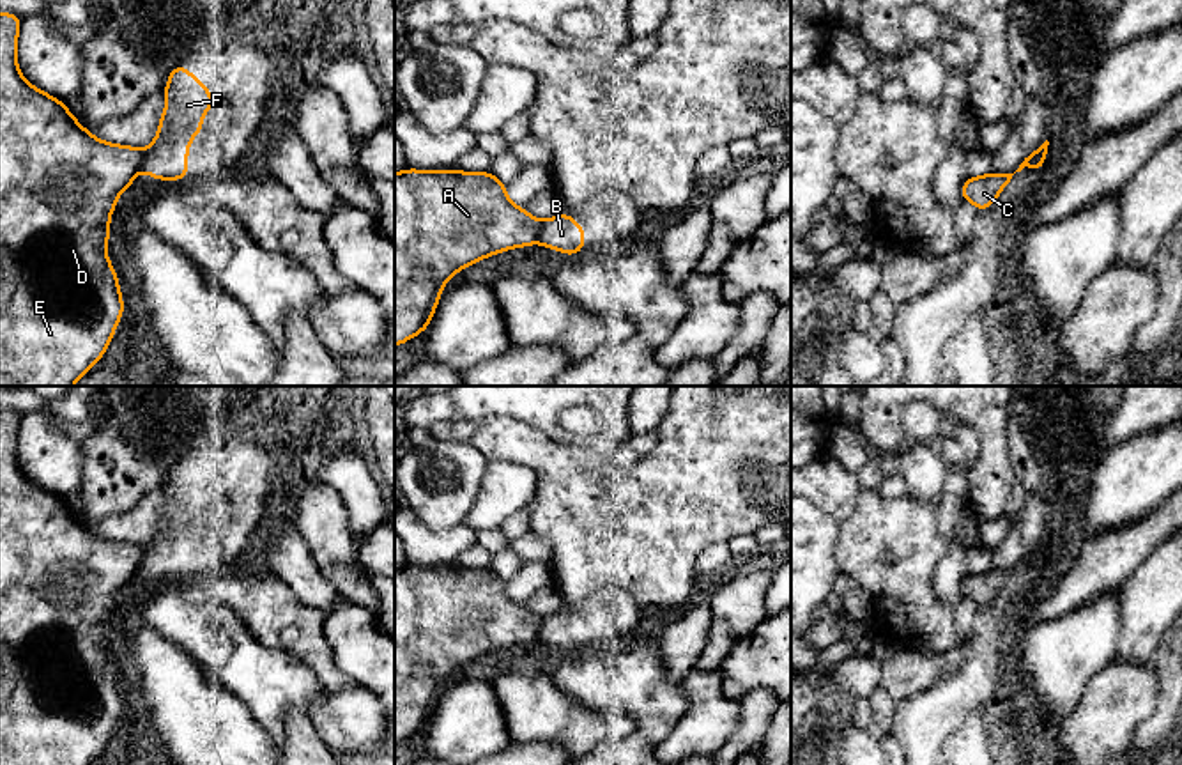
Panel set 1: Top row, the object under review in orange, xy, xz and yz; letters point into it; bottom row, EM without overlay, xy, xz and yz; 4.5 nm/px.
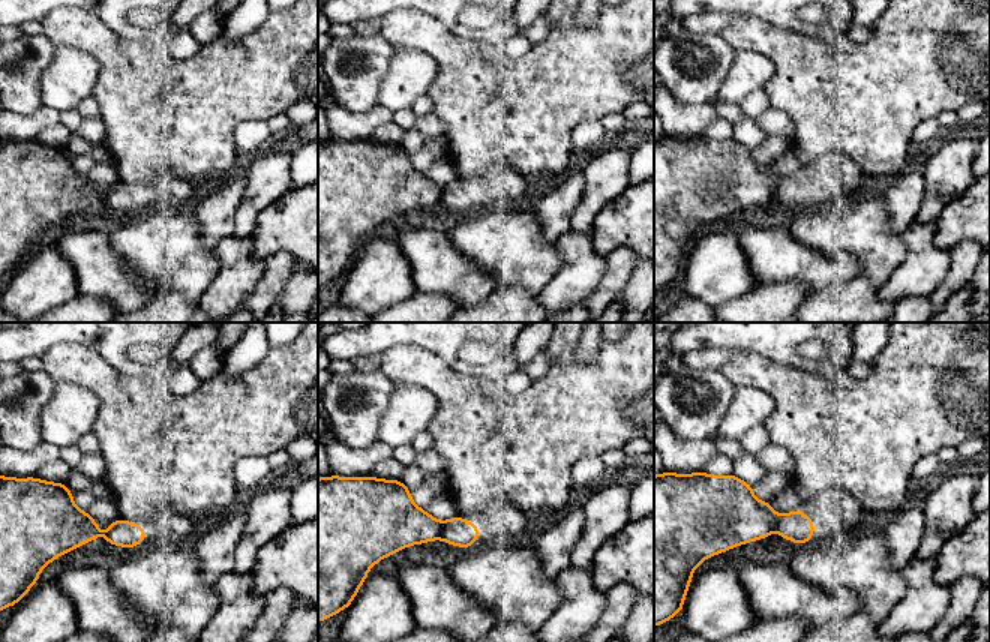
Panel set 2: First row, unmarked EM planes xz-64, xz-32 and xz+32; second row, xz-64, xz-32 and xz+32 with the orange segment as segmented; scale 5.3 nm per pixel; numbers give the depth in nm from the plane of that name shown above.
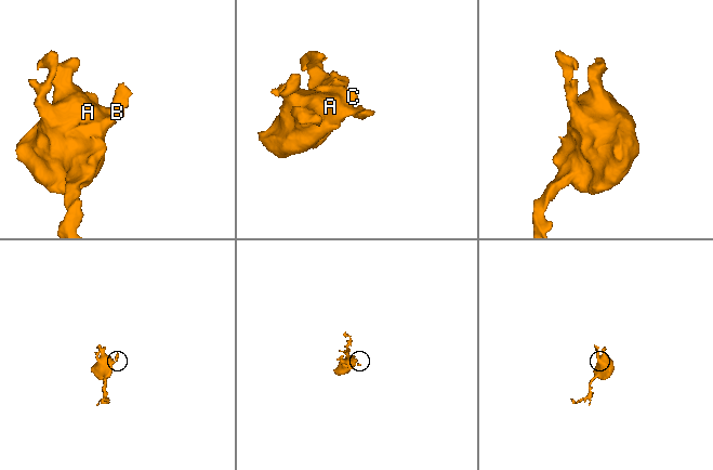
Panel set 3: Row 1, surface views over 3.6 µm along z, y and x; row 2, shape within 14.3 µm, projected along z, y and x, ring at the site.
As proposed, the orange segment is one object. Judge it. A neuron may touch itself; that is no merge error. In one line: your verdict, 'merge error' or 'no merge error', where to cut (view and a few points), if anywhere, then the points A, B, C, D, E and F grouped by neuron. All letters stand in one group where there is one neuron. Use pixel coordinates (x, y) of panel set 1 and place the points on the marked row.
merge error | xz (542, 222), (537, 241) | A C D E / B F

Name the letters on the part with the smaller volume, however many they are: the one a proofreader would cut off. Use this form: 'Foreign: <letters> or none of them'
Foreign: B, F

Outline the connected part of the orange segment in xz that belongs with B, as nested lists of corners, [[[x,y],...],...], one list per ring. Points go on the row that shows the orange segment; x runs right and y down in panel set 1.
[[[568,212],[541,221],[538,243],[545,248],[563,251],[564,255],[579,255],[586,243],[582,225]]]

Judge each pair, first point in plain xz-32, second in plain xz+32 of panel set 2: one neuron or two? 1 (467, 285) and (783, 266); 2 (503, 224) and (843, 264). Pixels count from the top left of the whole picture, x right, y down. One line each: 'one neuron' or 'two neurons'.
1: one neuron
2: two neurons

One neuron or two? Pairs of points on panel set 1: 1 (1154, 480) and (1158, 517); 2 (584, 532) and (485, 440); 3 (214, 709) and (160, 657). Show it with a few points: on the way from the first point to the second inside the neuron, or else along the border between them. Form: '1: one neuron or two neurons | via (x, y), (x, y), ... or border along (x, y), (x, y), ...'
1: two neurons | border along (1163, 502), (1145, 516), (1120, 526)
2: one neuron | via (577, 502), (515, 441)
3: one neuron | via (200, 698), (174, 672)

